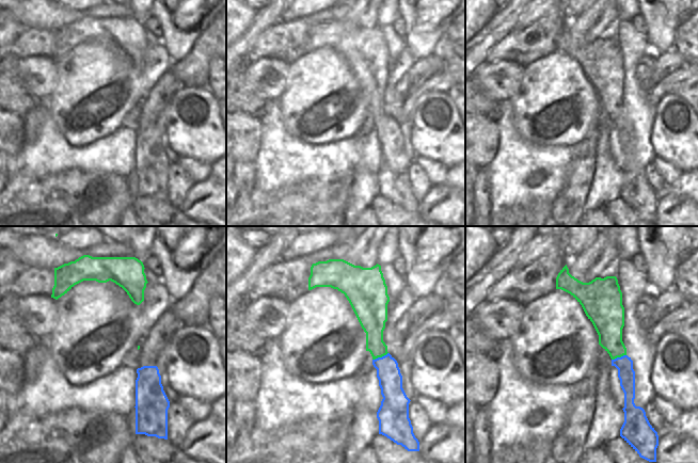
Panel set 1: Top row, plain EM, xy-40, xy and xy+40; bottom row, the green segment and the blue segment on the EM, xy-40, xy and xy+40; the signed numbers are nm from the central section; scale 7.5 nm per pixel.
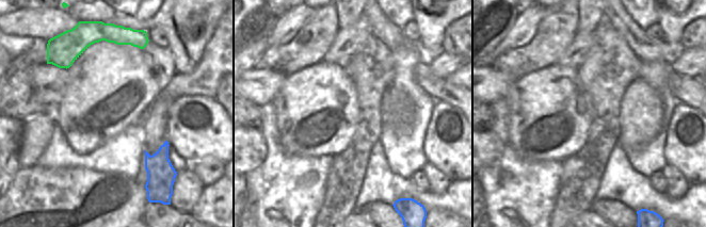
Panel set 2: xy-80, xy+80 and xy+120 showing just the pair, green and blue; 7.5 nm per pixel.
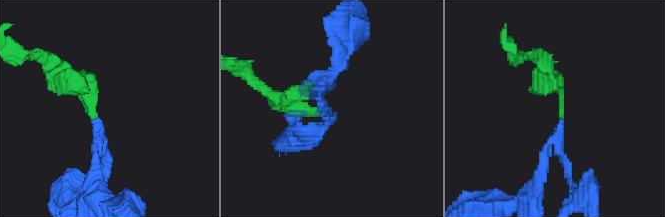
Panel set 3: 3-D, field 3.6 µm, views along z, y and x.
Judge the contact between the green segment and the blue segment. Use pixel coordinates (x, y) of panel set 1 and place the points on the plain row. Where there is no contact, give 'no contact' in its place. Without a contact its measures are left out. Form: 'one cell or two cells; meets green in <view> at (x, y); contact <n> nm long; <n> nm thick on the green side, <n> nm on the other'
two cells; meets green in xy at (380, 117); contact 130 nm long; 170 nm thick on the green side, 180 nm on the other

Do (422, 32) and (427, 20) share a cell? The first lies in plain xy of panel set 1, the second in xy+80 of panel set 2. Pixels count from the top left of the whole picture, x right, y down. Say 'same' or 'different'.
same

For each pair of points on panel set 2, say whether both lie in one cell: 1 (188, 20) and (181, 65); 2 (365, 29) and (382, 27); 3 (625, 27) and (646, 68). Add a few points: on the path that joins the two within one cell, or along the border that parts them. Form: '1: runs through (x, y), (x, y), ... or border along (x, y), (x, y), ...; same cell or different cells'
1: runs through (188, 31), (186, 54); same cell
2: border along (363, 12), (368, 20), (371, 33); different cells
3: border along (642, 61), (663, 61), (668, 64); different cells

